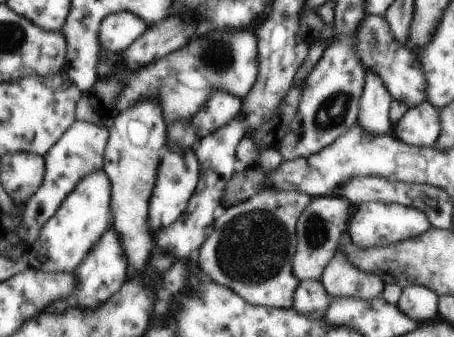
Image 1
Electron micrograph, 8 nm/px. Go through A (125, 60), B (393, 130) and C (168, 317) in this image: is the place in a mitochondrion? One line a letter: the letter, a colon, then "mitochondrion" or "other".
A: other
B: other
C: other

